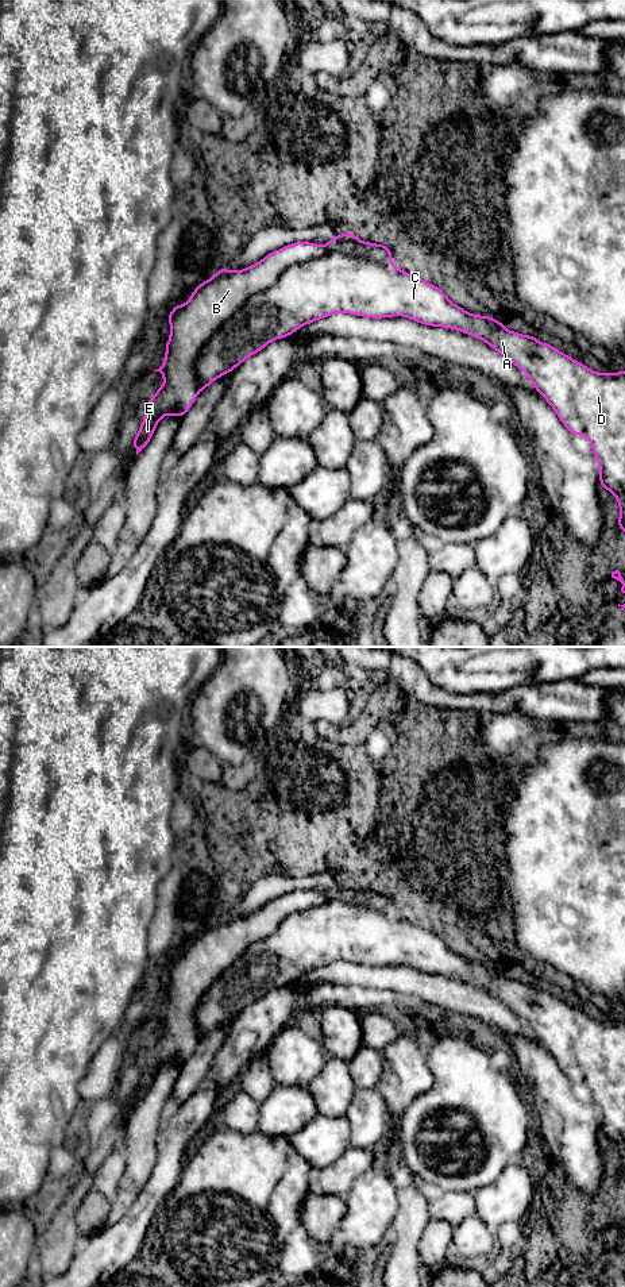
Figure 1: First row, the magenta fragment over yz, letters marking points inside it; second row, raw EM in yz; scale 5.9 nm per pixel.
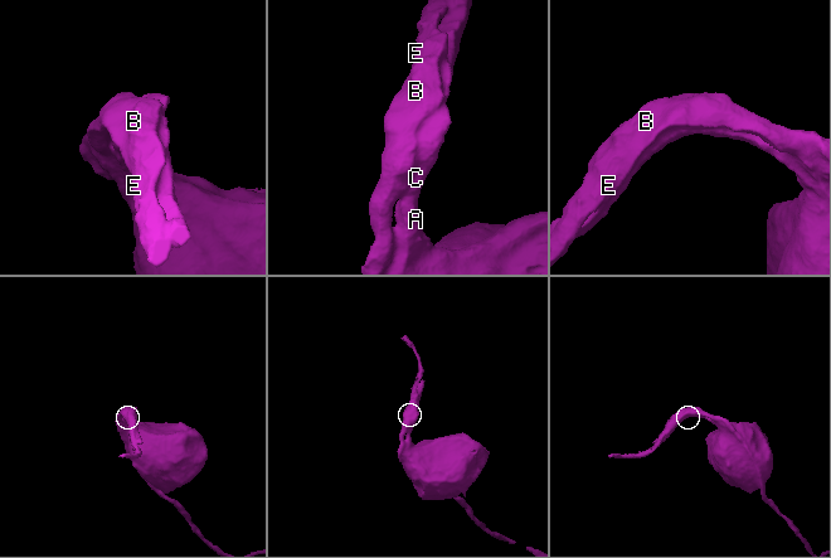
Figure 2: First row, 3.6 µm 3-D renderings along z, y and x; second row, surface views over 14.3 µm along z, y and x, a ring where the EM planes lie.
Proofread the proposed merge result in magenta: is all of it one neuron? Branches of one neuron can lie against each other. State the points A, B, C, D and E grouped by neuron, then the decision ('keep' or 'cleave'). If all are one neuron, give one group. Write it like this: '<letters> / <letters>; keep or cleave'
A C D / B E; cleave

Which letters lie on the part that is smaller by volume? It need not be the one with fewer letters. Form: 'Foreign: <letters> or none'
Foreign: B, E

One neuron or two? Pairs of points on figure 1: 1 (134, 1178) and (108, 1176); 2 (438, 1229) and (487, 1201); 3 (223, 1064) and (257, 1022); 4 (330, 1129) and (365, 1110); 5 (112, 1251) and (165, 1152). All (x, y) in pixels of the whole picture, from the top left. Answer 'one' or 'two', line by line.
1: two
2: two
3: one
4: one
5: one

